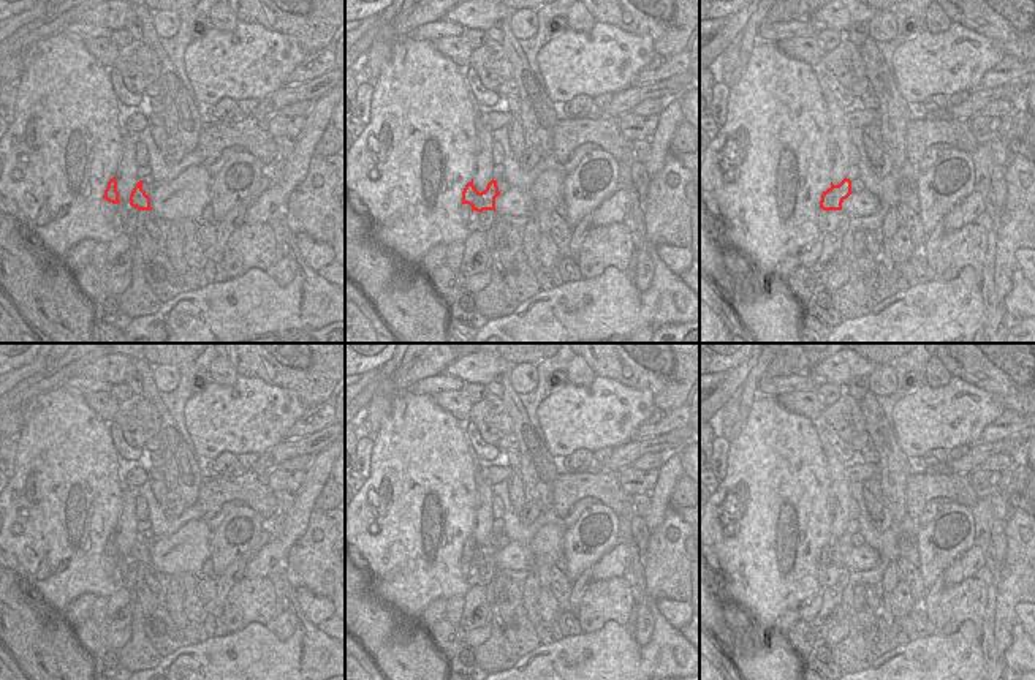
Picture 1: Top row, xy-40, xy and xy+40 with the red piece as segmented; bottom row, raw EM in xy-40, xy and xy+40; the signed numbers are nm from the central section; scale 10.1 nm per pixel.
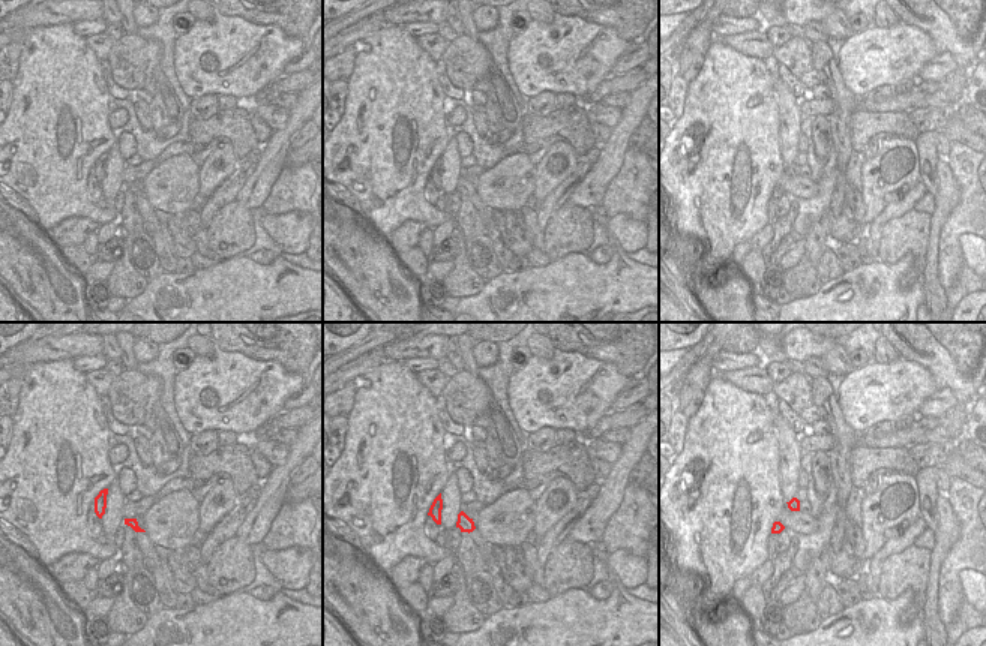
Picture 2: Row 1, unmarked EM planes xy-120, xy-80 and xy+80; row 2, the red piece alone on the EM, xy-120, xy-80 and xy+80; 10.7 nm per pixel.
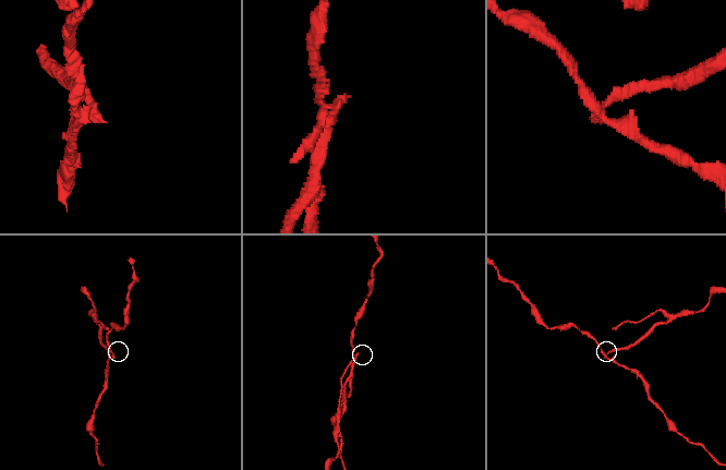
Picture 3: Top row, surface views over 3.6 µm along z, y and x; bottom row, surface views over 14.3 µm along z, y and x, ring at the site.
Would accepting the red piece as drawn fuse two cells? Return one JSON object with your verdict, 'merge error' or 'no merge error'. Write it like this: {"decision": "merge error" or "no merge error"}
{"decision": "merge error"}

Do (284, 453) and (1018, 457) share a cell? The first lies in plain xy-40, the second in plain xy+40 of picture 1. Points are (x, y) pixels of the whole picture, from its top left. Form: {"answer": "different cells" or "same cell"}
{"answer": "different cells"}

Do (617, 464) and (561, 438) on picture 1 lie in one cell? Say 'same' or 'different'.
different

